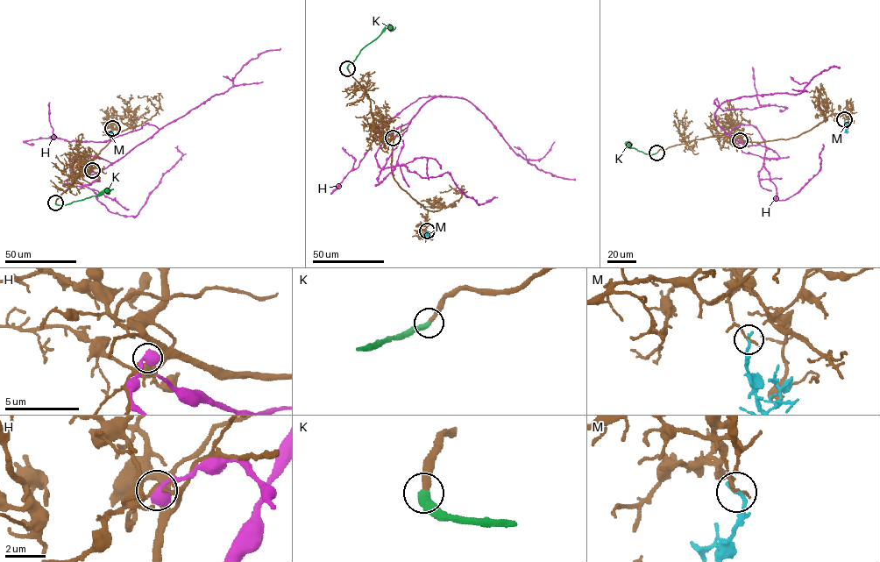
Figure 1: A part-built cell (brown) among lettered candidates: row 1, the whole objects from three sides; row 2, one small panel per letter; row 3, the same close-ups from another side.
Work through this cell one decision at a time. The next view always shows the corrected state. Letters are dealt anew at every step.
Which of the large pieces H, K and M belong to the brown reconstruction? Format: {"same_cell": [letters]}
{"same_cell": ["K"]}

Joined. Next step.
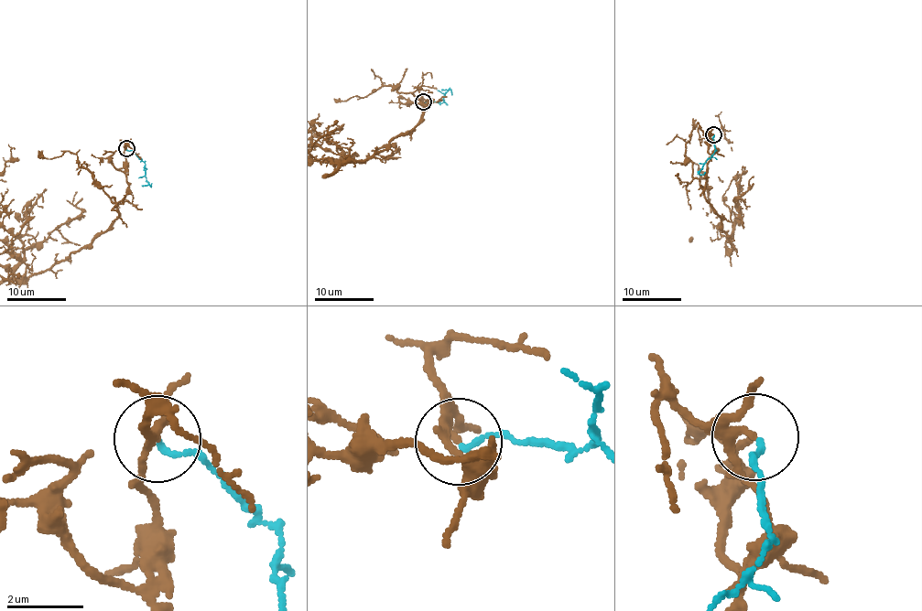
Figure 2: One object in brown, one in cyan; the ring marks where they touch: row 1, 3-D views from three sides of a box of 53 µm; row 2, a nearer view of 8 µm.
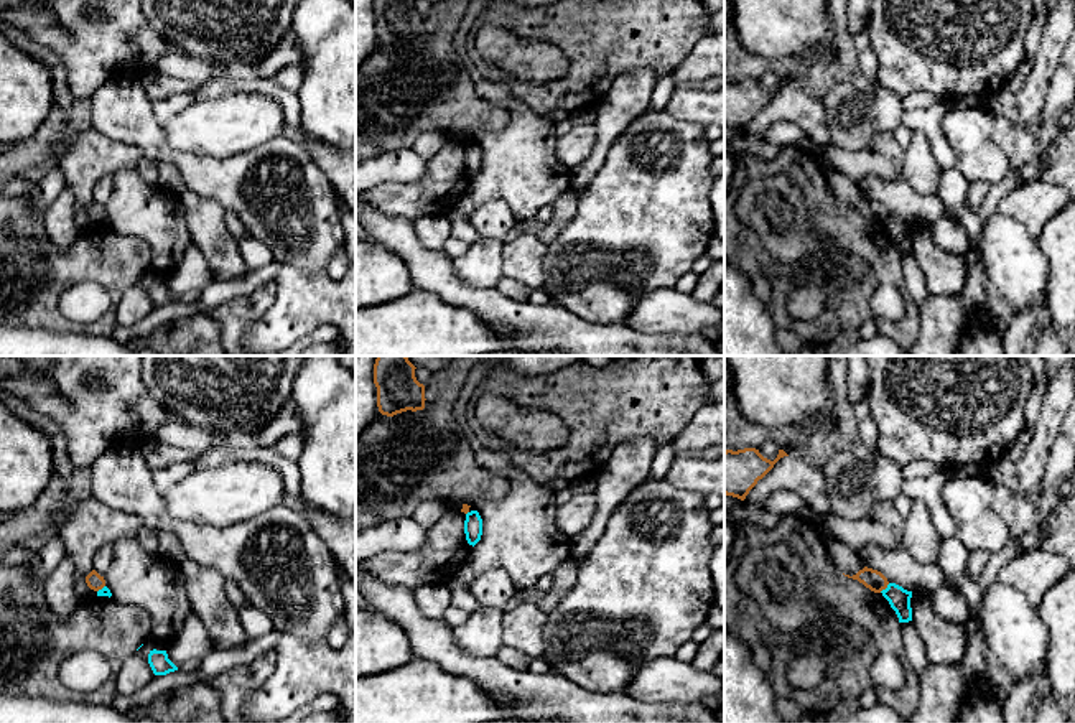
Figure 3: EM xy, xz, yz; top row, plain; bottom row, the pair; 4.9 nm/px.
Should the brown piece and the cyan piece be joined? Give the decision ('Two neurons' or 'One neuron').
Two neurons

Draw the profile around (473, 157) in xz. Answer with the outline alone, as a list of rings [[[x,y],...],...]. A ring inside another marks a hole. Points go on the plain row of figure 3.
[[[471,142],[466,145],[464,152],[464,165],[469,176],[476,176],[482,166],[482,150],[477,142]]]

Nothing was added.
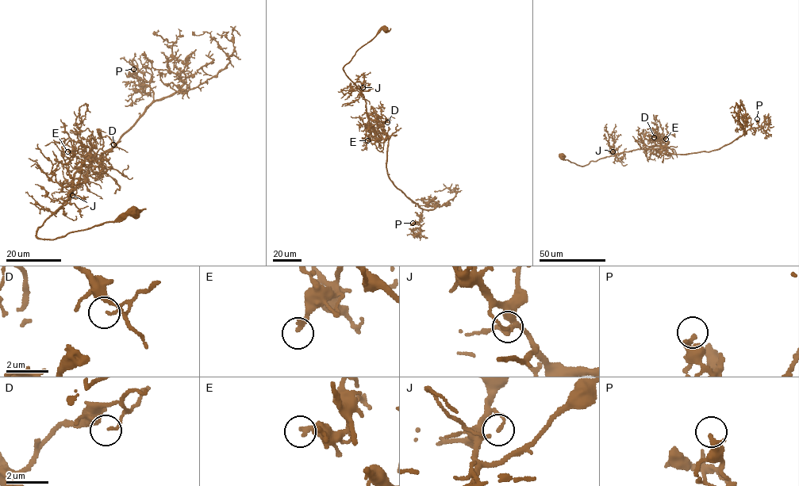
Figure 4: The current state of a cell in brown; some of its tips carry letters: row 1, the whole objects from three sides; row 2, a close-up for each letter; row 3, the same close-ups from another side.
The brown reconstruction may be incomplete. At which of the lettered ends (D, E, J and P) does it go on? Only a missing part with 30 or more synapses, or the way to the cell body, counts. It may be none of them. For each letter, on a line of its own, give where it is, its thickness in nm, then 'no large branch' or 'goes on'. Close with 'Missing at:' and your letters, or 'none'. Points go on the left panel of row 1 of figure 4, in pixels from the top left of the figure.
D: place (113, 144); calibre 120 nm; no large branch
E: place (67, 151); calibre 260 nm; goes on
J: place (72, 195); calibre 130 nm; no large branch
P: place (133, 69); calibre 320 nm; no large branch
Missing at: E

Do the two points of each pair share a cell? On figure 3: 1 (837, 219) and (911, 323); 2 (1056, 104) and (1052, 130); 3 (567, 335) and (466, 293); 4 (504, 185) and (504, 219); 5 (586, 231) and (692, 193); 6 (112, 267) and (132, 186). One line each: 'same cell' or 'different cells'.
1: same cell
2: same cell
3: same cell
4: different cells
5: same cell
6: different cells

